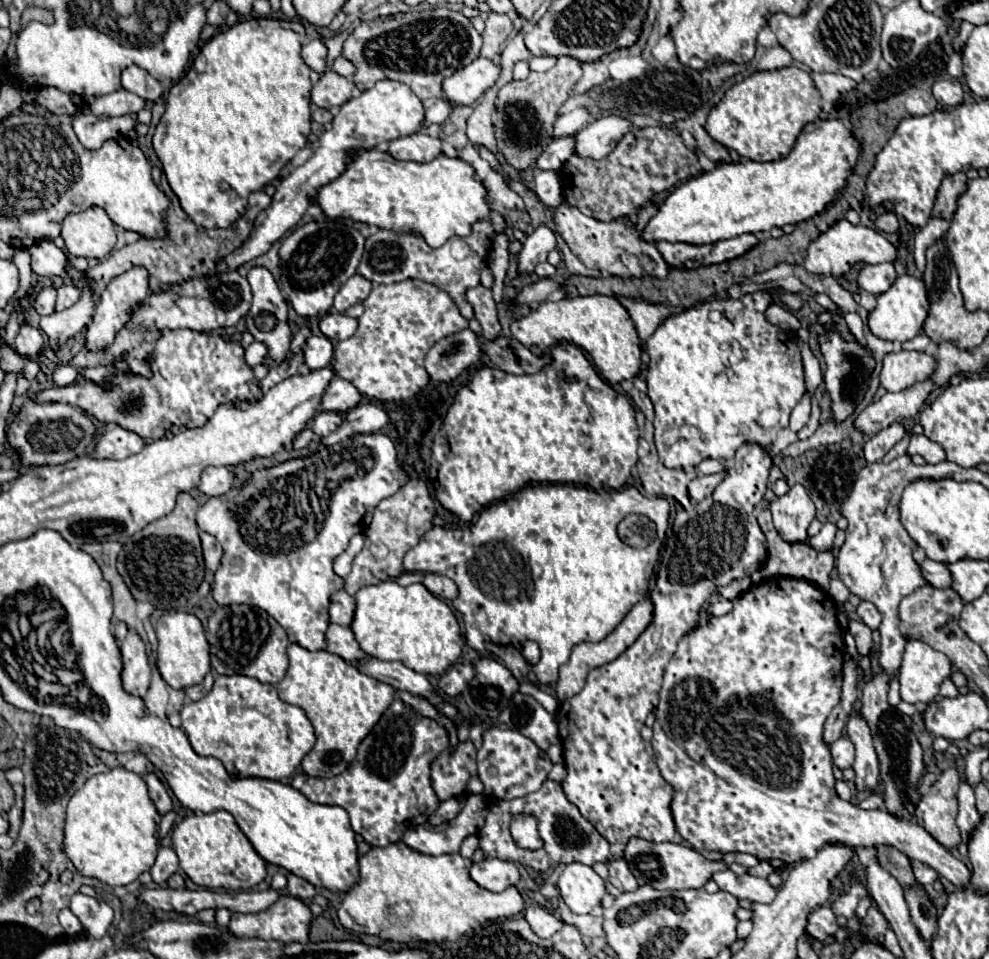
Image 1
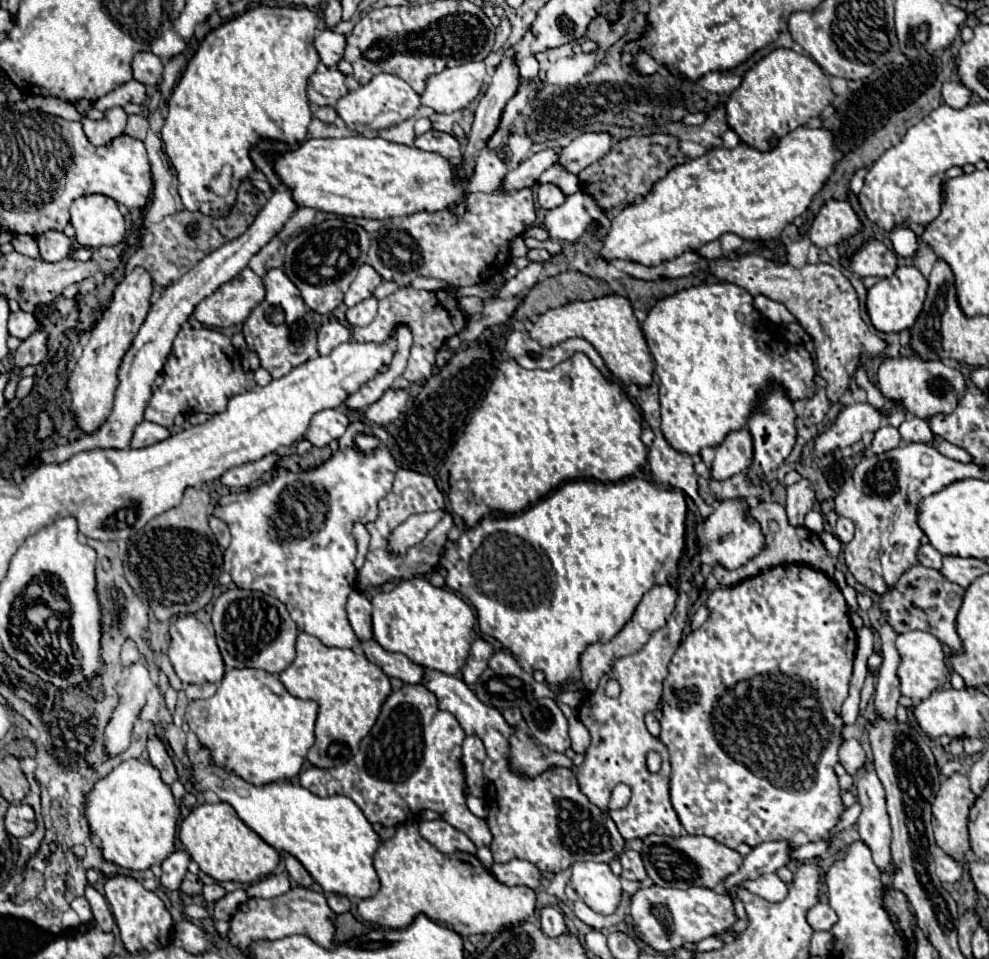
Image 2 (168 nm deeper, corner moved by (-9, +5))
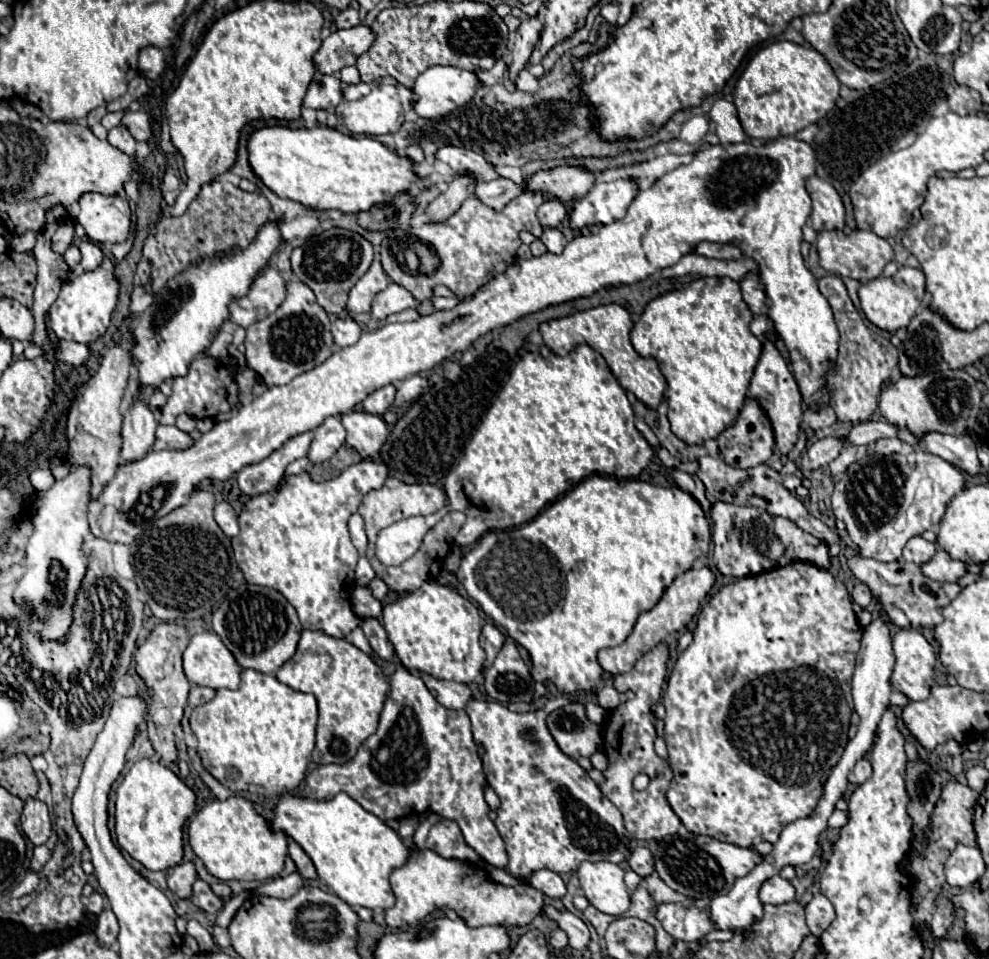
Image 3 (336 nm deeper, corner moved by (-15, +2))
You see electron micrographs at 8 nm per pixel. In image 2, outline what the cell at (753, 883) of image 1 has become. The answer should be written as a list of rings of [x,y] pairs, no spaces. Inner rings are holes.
[[[763,874],[761,878],[755,880],[745,880],[741,886],[769,902],[781,902],[787,896],[787,884],[779,880],[777,874]]]

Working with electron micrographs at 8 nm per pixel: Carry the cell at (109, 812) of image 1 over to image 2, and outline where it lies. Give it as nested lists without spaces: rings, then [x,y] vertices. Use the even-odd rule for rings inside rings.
[[[125,760],[123,766],[113,768],[105,778],[95,782],[89,794],[85,794],[85,818],[89,822],[91,834],[101,846],[103,860],[129,870],[147,870],[153,864],[161,864],[173,852],[177,816],[179,808],[175,804],[171,788],[163,784],[159,770],[143,760]]]

